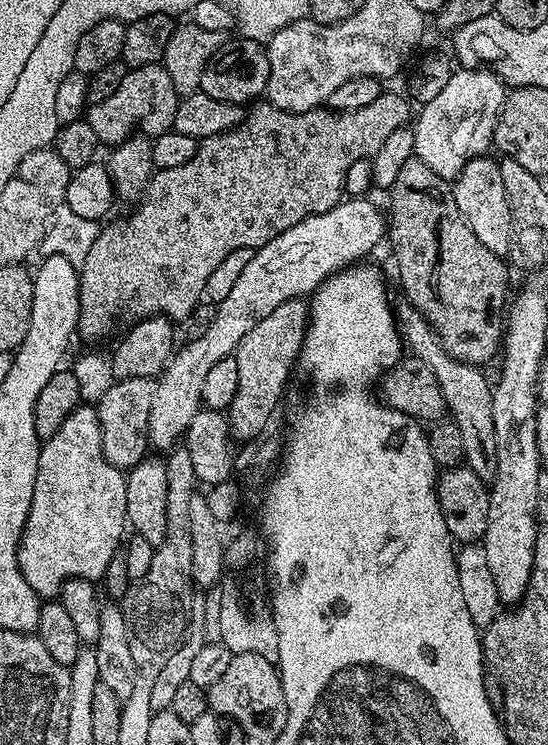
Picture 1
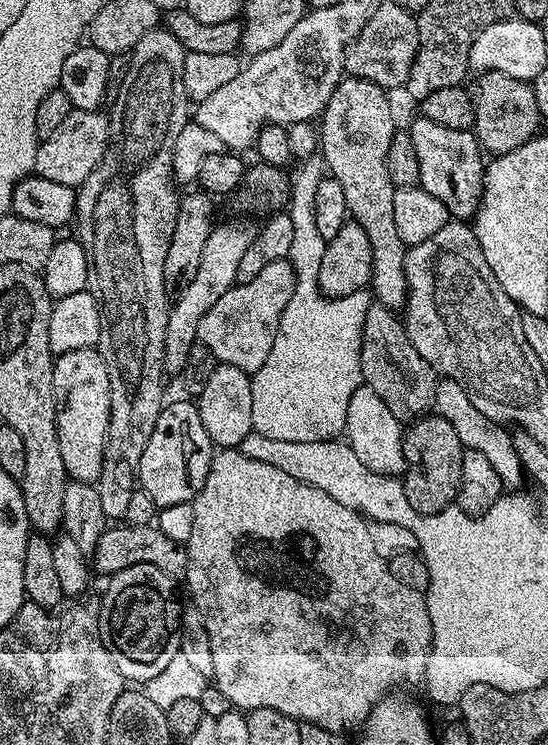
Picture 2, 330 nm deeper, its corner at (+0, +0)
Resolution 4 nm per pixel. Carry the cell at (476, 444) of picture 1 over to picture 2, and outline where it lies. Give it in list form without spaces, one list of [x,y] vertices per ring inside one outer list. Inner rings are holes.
[[[345,75],[340,84],[330,94],[324,111],[318,120],[318,152],[324,157],[324,167],[336,179],[338,186],[346,194],[348,215],[370,238],[372,255],[372,283],[370,292],[375,299],[393,310],[400,310],[408,299],[408,283],[404,273],[404,253],[406,246],[402,234],[398,234],[398,225],[394,222],[394,194],[397,185],[392,183],[390,174],[386,174],[386,150],[390,150],[390,138],[398,130],[396,116],[392,113],[392,104],[388,101],[389,93],[379,88],[374,82],[357,76]]]

